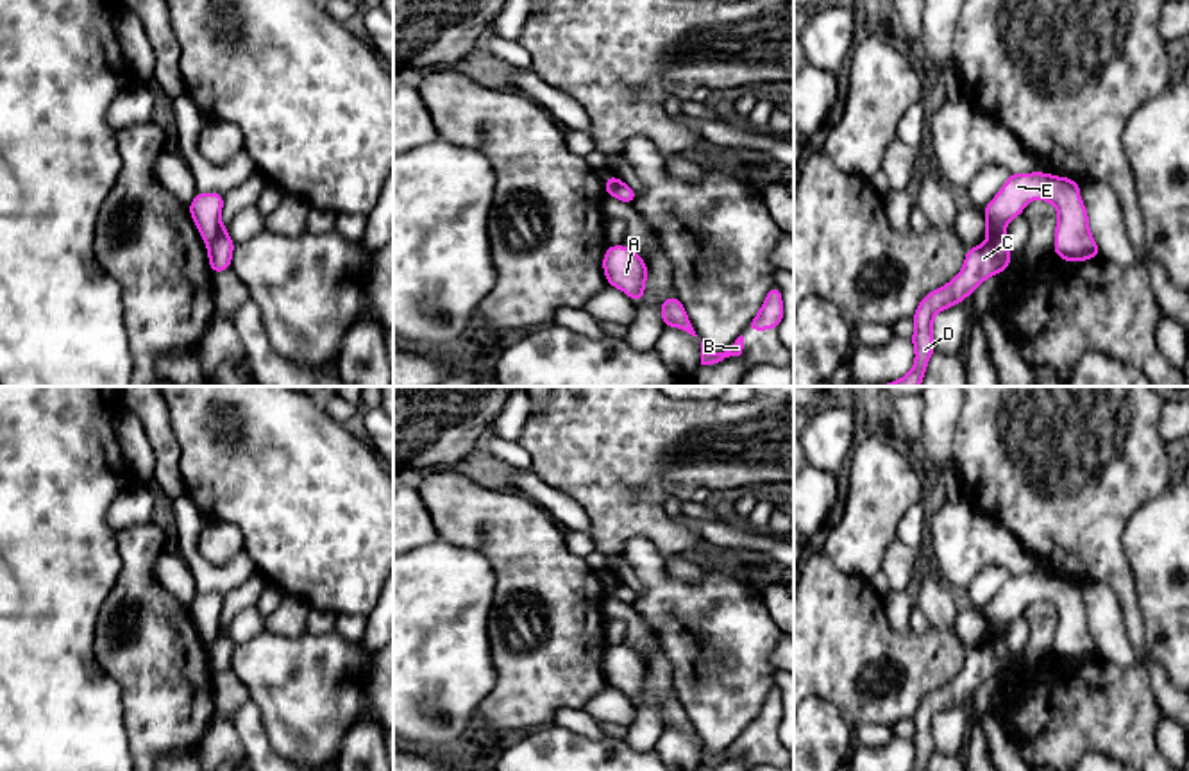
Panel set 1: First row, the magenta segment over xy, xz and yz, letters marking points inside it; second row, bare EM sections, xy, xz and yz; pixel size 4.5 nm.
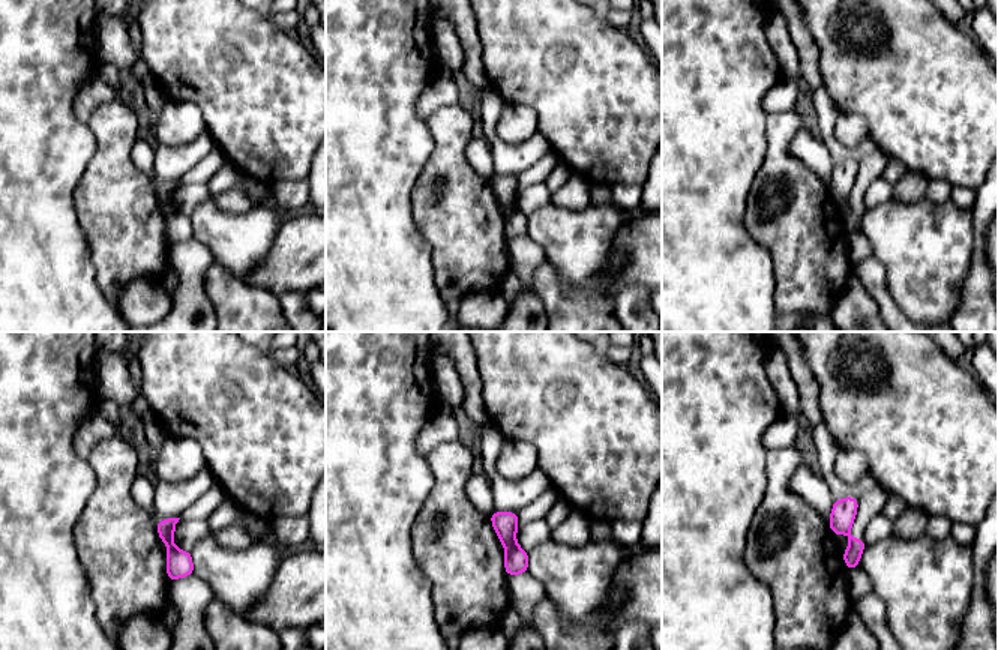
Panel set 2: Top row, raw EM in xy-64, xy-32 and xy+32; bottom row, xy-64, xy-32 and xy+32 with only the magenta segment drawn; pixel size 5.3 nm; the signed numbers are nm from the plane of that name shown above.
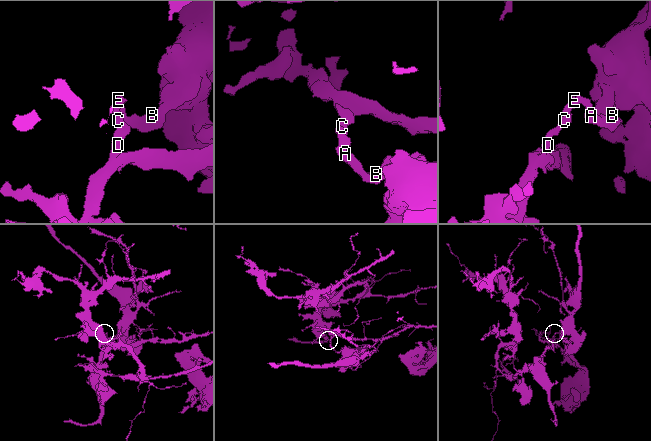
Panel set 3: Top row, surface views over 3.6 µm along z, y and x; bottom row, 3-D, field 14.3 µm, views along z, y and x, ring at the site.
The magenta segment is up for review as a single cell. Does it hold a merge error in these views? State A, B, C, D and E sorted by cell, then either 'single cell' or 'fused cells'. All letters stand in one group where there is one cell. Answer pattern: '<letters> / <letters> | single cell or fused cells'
A B E / C D | fused cells

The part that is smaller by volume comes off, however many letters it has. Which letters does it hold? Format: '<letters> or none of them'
A, B, E

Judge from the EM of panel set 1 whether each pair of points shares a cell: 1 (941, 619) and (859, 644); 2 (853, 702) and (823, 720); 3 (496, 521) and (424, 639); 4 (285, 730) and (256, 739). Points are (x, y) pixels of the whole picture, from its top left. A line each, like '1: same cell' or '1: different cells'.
1: different cells
2: different cells
3: different cells
4: different cells

